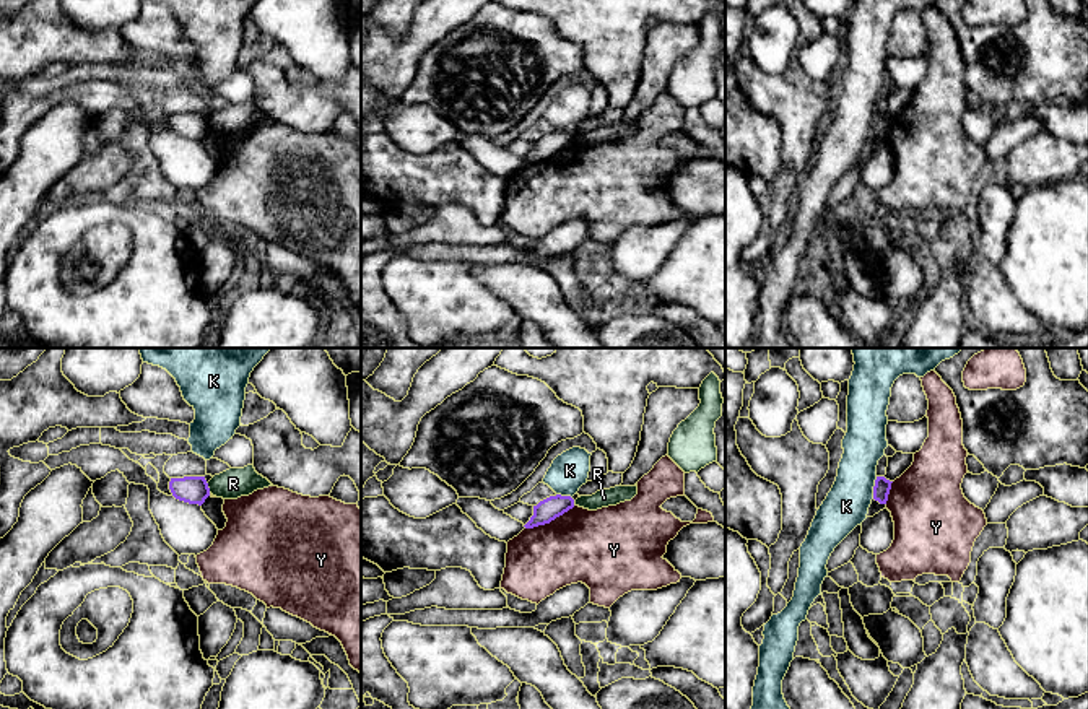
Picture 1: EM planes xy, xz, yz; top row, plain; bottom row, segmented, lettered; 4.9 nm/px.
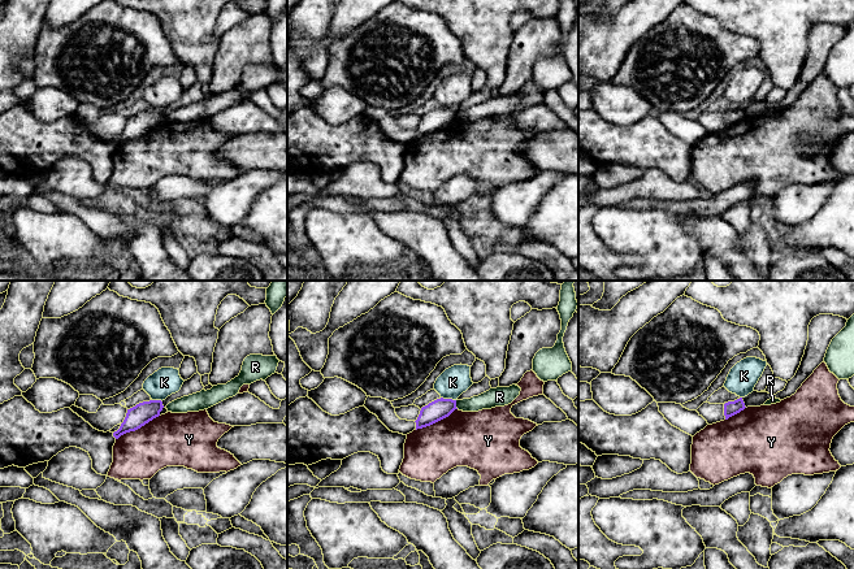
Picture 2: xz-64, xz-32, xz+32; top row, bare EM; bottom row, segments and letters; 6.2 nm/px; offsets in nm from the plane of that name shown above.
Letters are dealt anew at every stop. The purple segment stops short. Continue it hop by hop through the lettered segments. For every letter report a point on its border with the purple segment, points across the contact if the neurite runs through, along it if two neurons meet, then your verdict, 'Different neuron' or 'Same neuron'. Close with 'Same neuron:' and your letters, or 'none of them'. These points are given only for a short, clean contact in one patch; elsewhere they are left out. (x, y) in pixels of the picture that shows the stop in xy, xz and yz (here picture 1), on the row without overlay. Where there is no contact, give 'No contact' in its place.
K: Touches purple at yz (874, 124). Different neuron
R: Touches purple at xy (208, 124). Boundary: xy (207, 119), (210, 127). Different neuron
Y: Touches purple at xz (550, 156). Different neuron
Same neuron: none of them

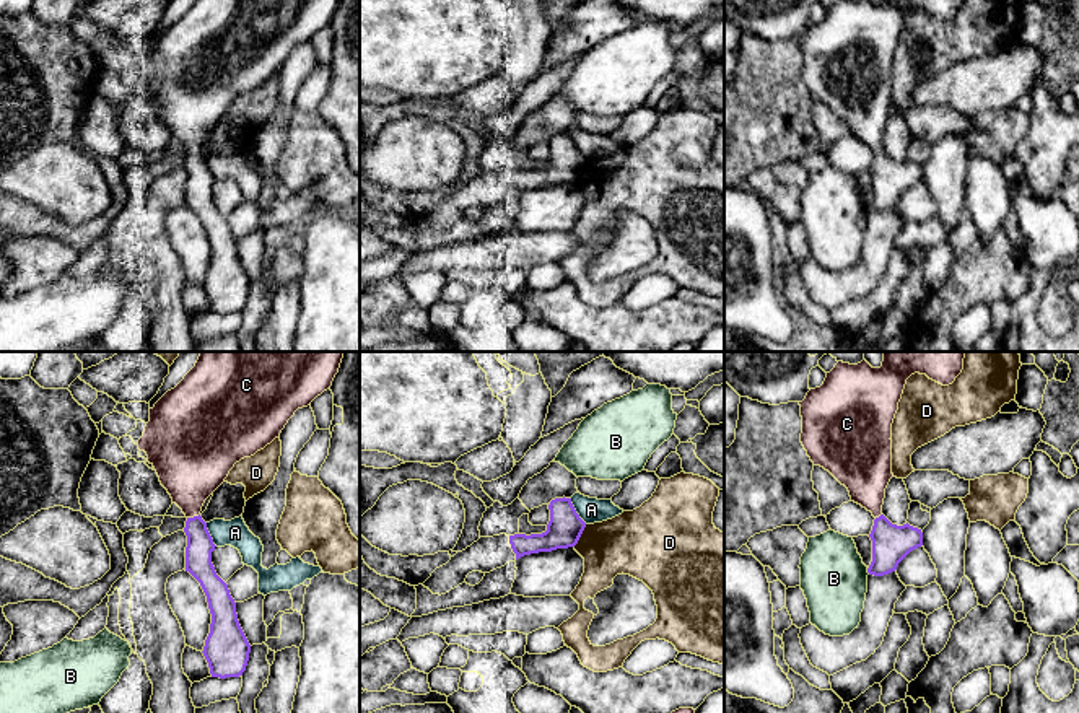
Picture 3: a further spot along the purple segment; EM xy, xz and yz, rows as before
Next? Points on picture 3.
A: Touches purple at xz (575, 147). Boundary: xz (570, 134), (575, 147), (586, 158). Different neuron
B: Touches purple at yz (868, 207). Boundary: yz (866, 204), (869, 209). Different neuron
C: Touches purple at xy (194, 152). Path across: xy (199, 184), (194, 152), (191, 144), (191, 101). Same neuron
D: Touches purple at xz (580, 171). Boundary: xz (586, 160), (573, 181). Different neuron
Same neuron: C

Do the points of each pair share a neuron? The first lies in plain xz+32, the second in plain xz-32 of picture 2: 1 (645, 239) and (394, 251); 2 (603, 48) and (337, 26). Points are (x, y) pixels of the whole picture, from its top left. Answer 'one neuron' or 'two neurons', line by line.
1: one neuron
2: one neuron

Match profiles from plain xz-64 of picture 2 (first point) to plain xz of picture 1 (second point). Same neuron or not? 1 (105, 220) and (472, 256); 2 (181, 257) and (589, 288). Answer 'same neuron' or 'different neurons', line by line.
1: different neurons
2: different neurons

